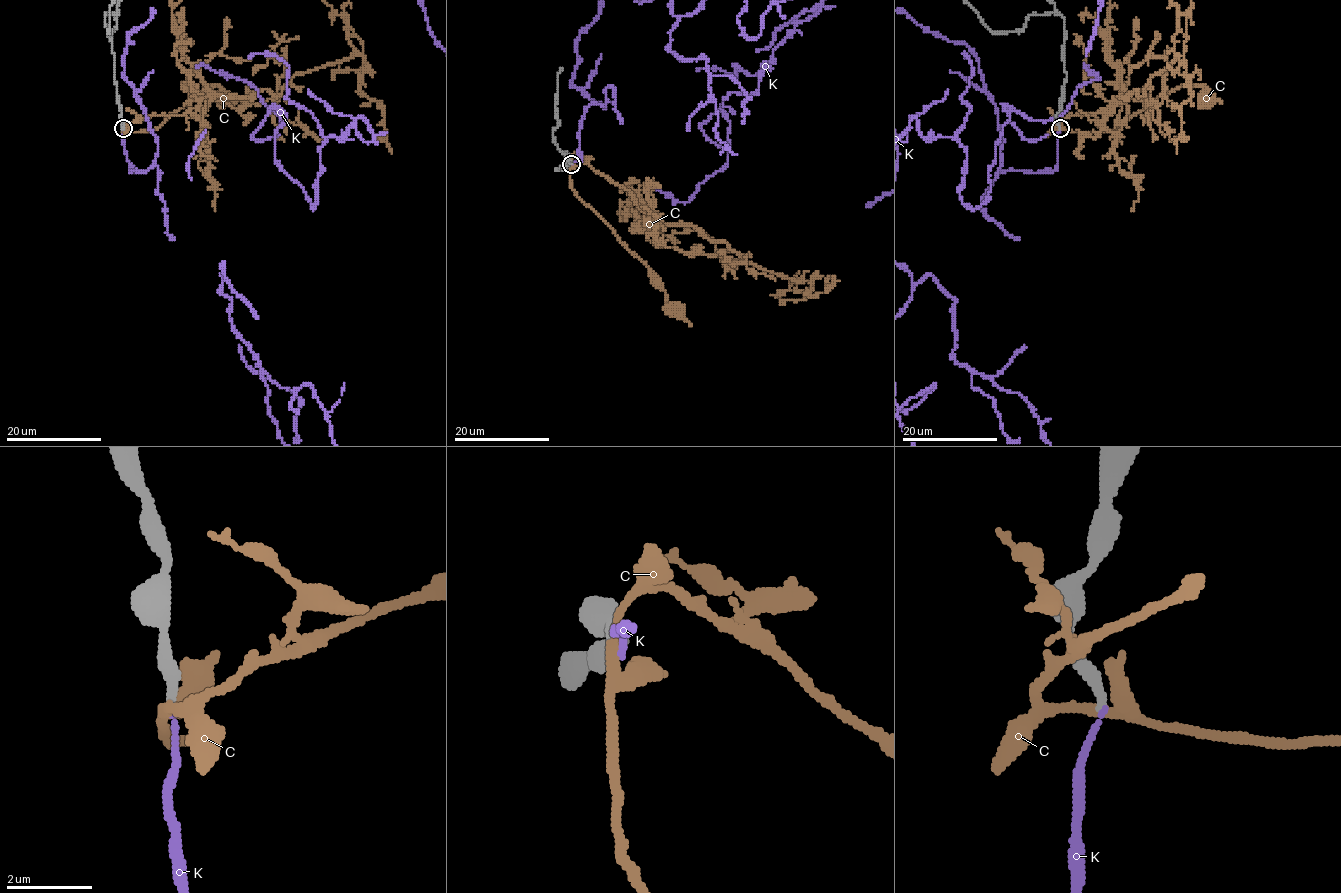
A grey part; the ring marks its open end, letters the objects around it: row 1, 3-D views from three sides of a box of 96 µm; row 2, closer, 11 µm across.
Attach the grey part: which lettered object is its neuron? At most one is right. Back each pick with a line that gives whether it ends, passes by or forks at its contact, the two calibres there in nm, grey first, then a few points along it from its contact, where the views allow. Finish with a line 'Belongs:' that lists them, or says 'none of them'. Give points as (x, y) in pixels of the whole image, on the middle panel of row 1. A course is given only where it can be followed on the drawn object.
K: it ends | 280/120 nm
Belongs: K

